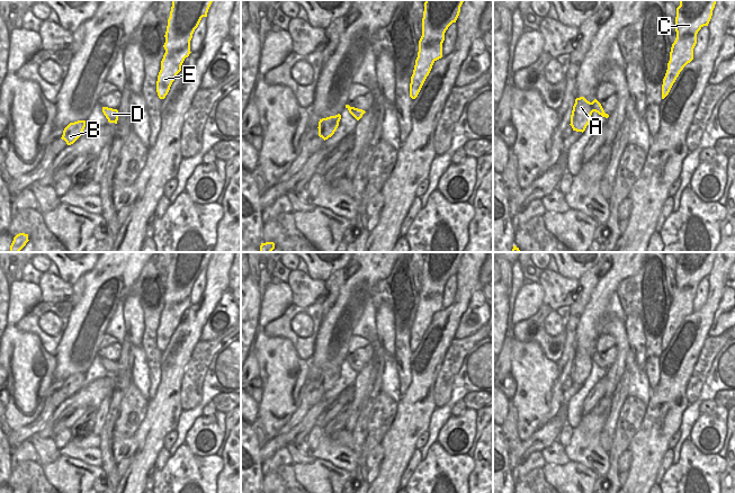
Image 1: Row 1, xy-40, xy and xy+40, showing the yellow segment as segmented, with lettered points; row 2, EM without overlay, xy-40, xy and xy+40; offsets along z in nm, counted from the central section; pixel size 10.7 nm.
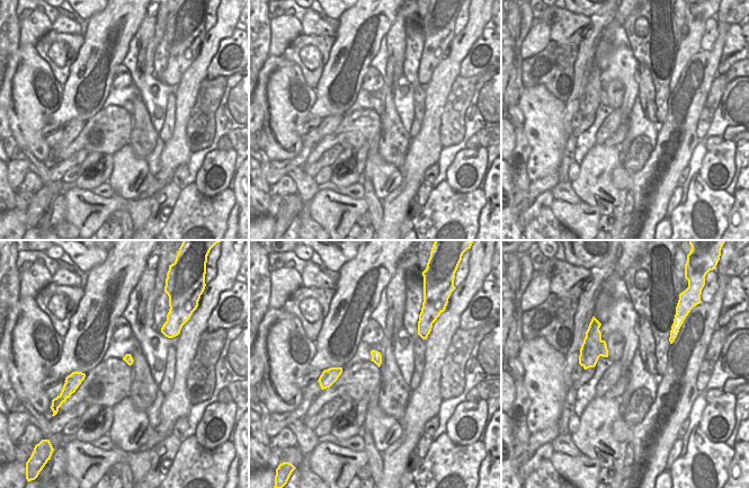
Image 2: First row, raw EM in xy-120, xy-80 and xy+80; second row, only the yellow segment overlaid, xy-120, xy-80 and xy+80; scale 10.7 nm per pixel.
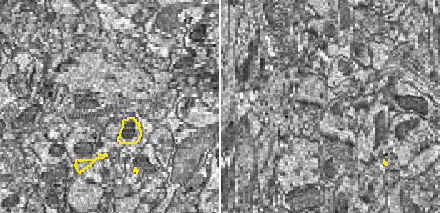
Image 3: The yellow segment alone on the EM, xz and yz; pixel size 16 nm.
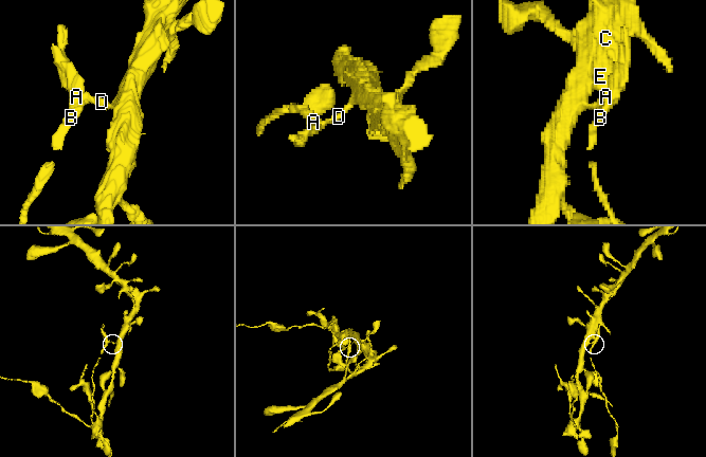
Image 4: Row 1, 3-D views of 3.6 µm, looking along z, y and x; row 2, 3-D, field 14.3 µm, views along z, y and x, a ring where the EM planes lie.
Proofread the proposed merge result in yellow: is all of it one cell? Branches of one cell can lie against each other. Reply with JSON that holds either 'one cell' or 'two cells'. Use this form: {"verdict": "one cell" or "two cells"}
{"verdict": "two cells"}

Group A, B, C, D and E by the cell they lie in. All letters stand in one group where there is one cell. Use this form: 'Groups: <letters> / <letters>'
Groups: A B / C D E

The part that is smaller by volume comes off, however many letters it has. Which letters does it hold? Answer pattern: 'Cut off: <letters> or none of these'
Cut off: A, B

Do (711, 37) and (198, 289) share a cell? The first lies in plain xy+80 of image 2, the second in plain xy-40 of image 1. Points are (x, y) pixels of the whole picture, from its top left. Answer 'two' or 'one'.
one

